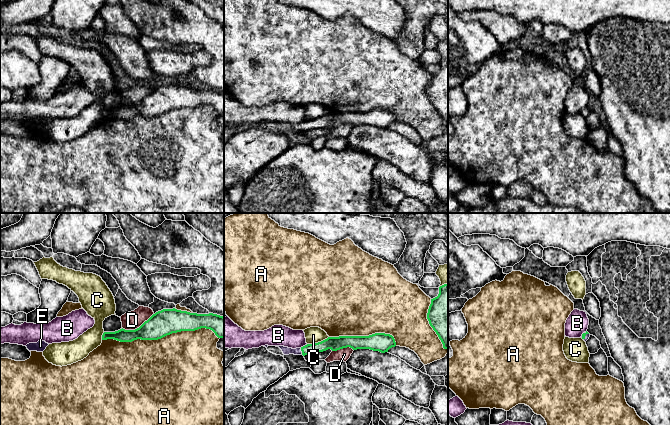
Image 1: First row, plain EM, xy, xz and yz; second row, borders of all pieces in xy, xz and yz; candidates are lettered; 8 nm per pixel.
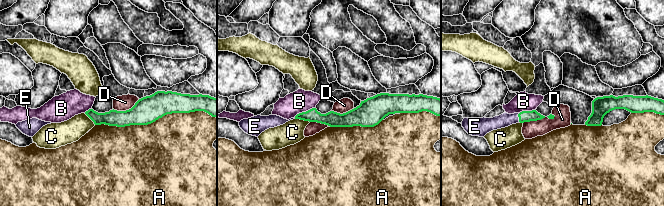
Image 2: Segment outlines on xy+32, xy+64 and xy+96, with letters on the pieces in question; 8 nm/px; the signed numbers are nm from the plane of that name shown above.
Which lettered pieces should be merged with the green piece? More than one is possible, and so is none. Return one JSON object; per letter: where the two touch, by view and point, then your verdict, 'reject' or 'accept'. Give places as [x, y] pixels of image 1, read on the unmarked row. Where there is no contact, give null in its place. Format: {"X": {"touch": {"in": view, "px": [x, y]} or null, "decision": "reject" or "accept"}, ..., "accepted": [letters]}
{"A": {"touch": {"in": "xy", "px": [160, 114]}, "decision": "reject"}, "B": {"touch": {"in": "xz", "px": [303, 122]}, "decision": "reject"}, "C": {"touch": {"in": "xz", "px": [318, 118]}, "decision": "reject"}, "D": {"touch": {"in": "xy", "px": [137, 104]}, "decision": "reject"}, "E": {"touch": {"in": "xz", "px": [301, 126]}, "decision": "accept"}, "accepted": ["E"]}

